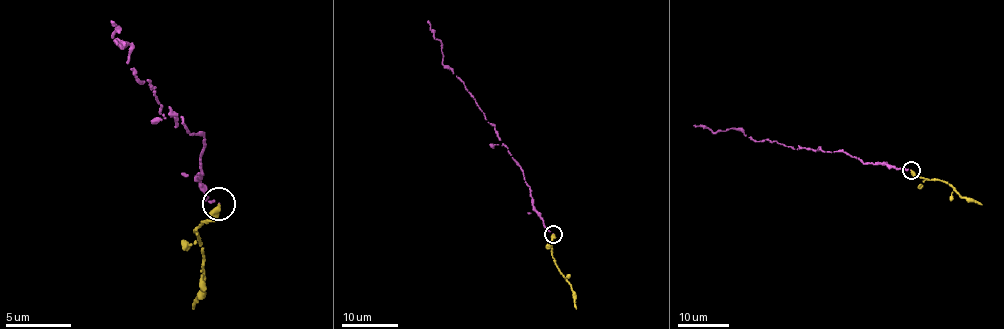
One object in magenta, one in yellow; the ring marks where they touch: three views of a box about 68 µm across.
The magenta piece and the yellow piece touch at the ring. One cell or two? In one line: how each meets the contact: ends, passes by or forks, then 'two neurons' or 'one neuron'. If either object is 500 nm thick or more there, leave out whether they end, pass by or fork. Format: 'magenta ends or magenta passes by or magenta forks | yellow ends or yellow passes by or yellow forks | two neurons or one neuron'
magenta ends | yellow ends | one neuron

